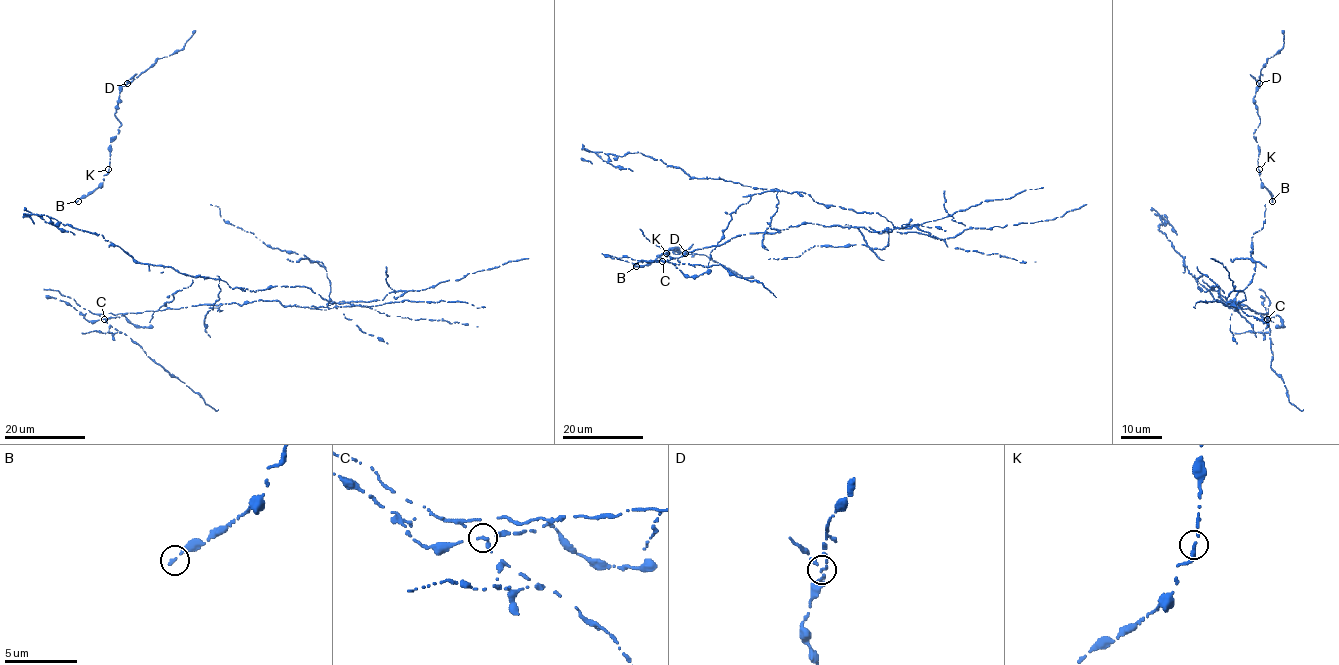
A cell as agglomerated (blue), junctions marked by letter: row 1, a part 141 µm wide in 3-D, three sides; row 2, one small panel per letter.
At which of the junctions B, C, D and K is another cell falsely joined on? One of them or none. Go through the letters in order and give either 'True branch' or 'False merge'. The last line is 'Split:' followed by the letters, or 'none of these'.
B: True branch
C: False merge
D: True branch
K: True branch
Split: C

